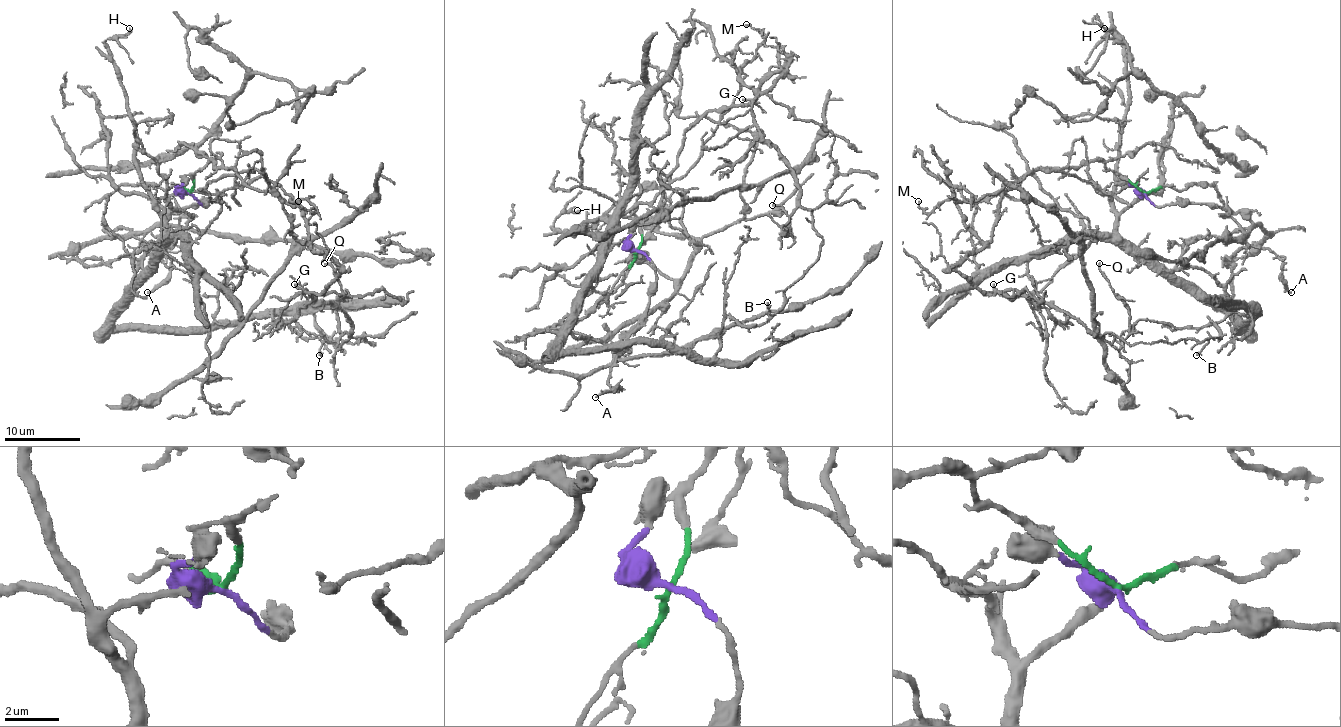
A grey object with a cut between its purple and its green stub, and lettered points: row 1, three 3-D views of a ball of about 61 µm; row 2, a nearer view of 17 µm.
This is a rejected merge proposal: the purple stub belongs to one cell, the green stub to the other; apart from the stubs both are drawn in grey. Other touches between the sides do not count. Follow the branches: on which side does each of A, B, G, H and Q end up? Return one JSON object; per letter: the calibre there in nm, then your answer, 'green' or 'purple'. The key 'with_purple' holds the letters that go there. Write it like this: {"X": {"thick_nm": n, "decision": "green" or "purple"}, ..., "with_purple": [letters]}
{"A": {"thick_nm": 130, "decision": "purple"}, "B": {"thick_nm": 200, "decision": "green"}, "G": {"thick_nm": 200, "decision": "green"}, "H": {"thick_nm": 240, "decision": "purple"}, "Q": {"thick_nm": 180, "decision": "green"}, "with_purple": ["A", "H"]}

